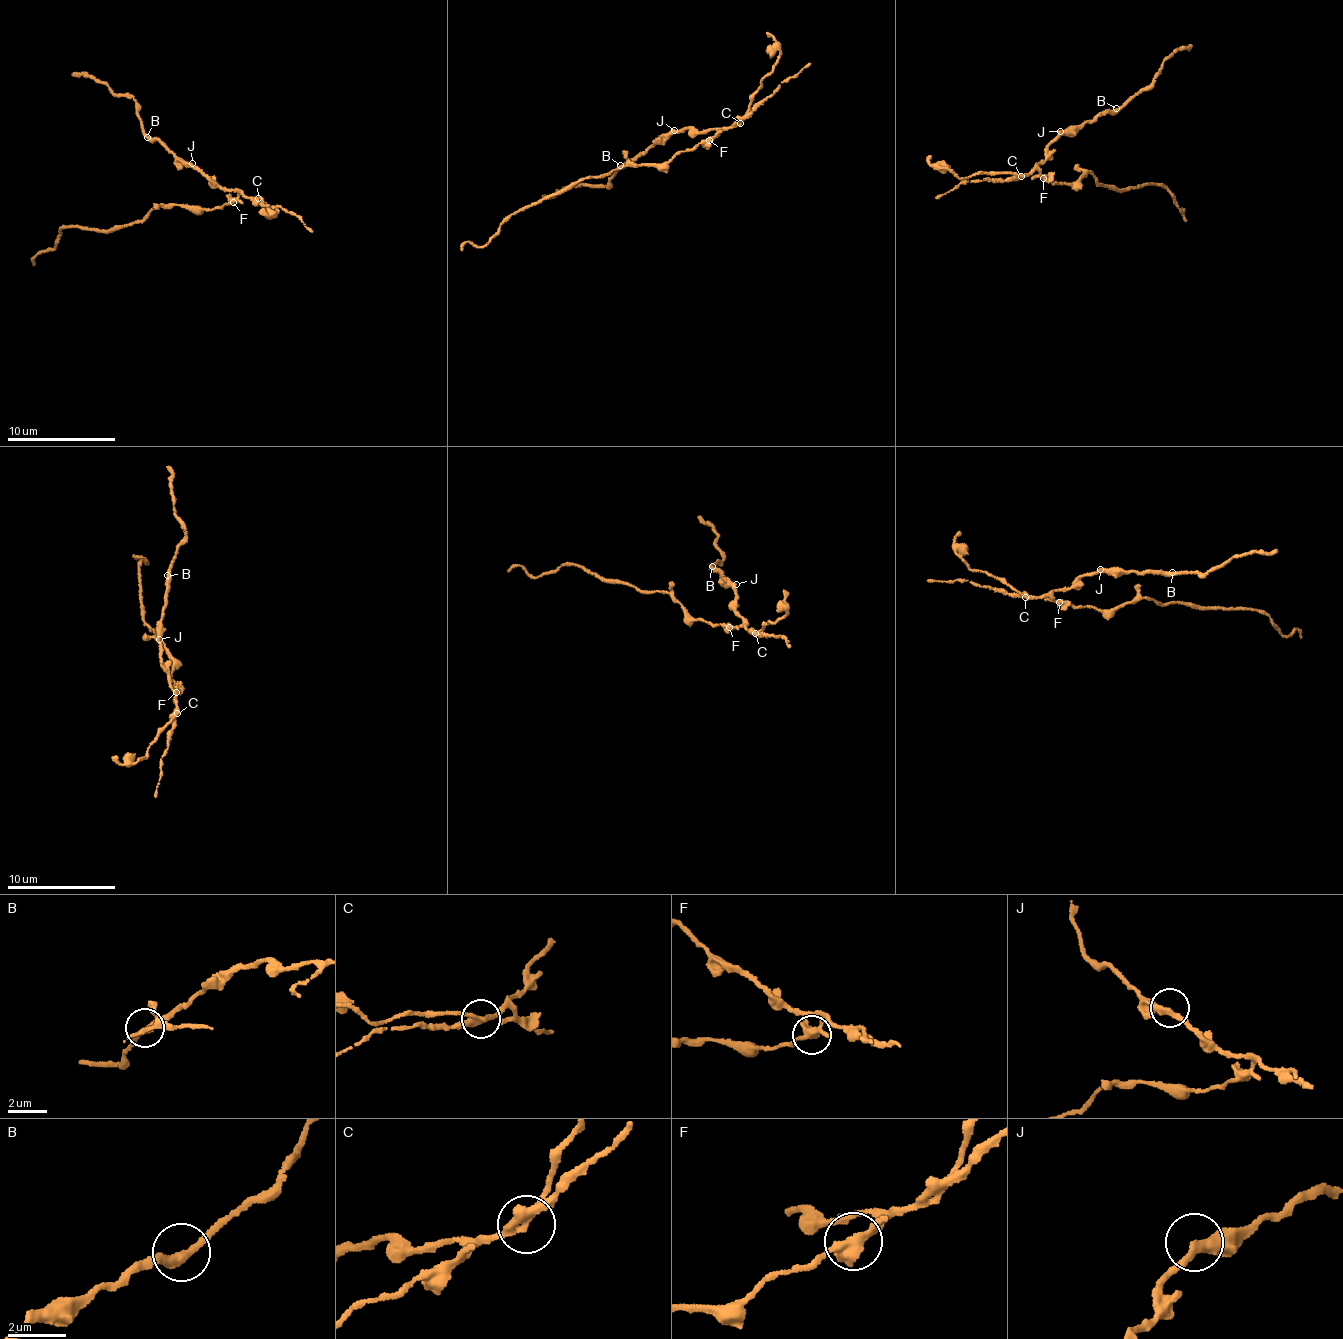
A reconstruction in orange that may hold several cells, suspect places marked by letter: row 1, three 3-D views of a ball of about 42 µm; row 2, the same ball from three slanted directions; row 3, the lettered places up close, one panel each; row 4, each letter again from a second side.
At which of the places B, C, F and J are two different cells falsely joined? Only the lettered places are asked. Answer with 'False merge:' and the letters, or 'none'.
False merge: C, F

